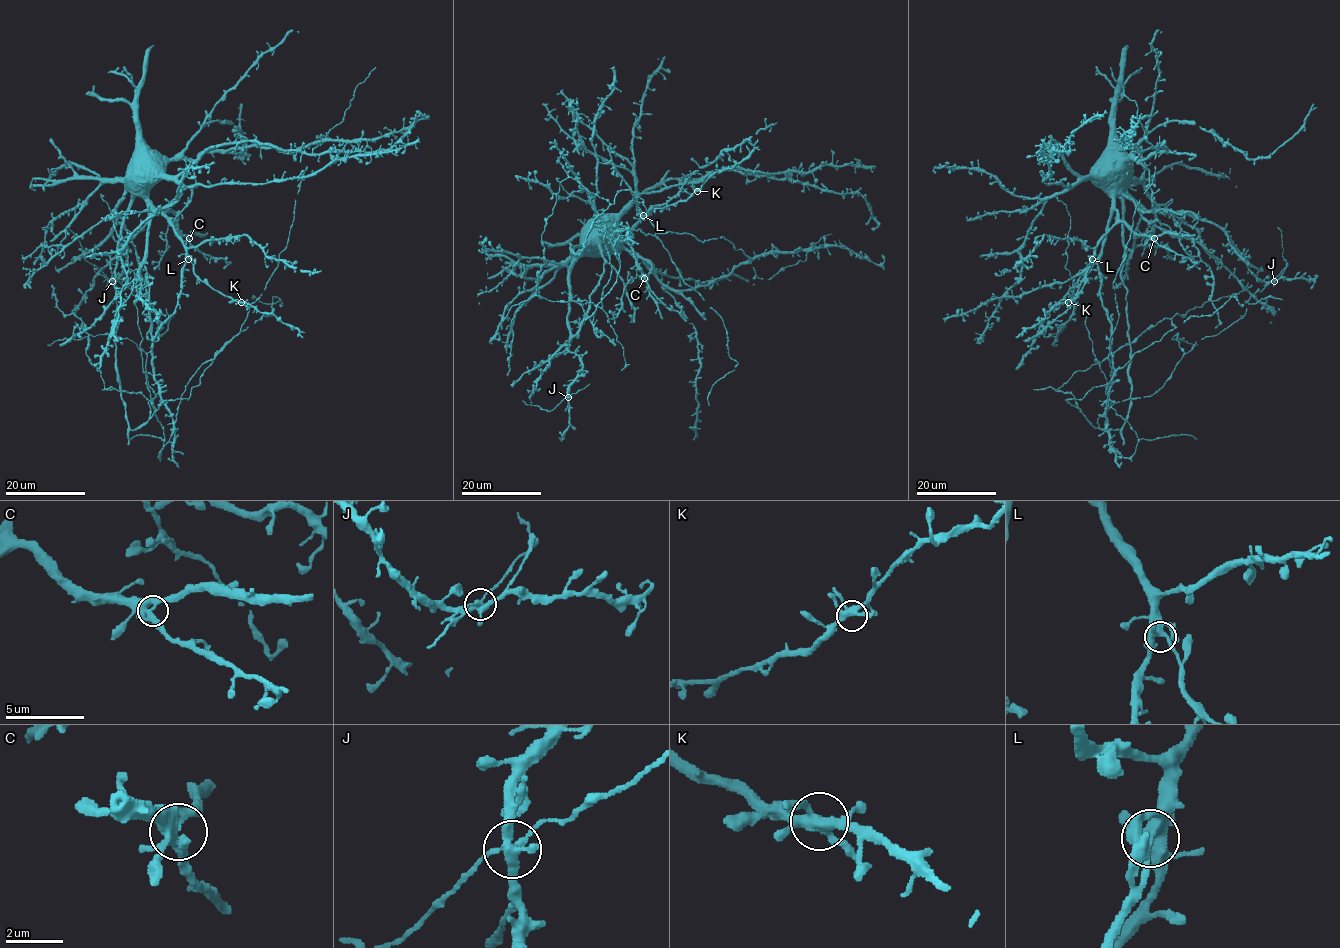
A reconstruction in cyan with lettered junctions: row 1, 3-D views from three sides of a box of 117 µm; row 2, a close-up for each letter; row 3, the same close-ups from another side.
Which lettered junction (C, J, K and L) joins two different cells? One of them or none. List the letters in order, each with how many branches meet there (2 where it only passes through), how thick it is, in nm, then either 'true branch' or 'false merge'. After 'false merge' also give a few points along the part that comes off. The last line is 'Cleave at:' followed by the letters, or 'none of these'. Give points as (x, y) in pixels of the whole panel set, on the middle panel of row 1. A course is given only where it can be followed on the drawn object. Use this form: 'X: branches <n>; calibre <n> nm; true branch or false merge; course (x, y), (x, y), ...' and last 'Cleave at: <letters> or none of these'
C: branches 5; calibre 400 nm; true branch
J: branches 5; calibre 360 nm; true branch
K: branches 5; calibre 360 nm; true branch
L: branches 5; calibre 440 nm; true branch
Cleave at: none of these

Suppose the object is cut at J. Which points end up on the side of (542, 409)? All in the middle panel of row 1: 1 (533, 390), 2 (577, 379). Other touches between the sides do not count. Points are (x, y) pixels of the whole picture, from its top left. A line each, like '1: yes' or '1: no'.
1: no
2: no

